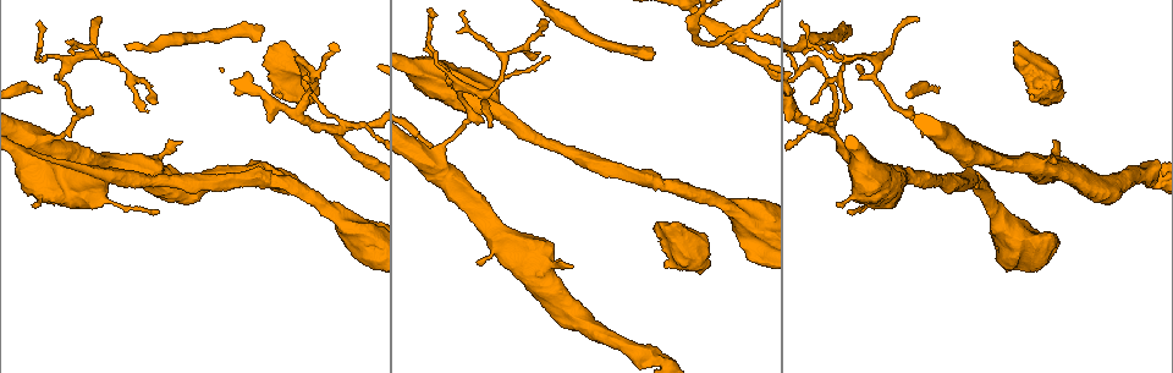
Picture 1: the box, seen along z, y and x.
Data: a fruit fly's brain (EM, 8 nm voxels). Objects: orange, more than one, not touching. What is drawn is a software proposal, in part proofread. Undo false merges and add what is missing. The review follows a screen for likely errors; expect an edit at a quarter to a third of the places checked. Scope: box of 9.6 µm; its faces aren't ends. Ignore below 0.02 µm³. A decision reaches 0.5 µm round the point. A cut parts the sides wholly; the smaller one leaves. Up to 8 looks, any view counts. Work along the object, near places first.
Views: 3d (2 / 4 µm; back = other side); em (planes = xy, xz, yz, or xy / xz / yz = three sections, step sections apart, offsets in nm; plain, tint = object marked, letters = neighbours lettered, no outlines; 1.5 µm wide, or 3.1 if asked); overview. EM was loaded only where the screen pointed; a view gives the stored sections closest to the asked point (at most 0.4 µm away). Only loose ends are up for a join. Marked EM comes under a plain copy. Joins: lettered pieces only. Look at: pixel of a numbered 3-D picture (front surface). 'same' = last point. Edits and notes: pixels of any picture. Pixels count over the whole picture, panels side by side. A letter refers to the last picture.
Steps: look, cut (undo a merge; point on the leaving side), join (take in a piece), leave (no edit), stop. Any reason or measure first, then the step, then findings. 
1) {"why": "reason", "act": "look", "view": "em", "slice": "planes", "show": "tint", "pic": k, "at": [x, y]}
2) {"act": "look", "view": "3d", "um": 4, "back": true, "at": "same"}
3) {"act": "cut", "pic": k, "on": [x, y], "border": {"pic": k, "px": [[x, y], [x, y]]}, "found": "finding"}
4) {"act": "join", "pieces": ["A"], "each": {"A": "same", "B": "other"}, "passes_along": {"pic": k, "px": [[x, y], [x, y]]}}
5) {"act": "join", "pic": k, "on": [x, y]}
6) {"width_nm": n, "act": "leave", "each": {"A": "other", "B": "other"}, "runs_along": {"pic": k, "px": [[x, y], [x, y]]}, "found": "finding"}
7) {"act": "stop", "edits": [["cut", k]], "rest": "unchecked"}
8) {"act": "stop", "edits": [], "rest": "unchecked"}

{"why": "an open end", "act": "look", "view": "em", "slice": "xz", "step": 4, "show": "tint", "pic": 1, "at": [847, 37]}

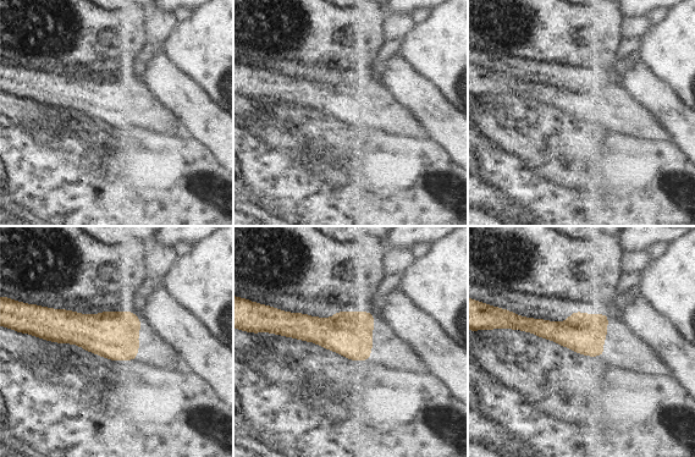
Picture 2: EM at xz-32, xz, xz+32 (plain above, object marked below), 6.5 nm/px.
{"act": "look", "view": "em", "slice": "planes", "show": "letters", "at": "same"}

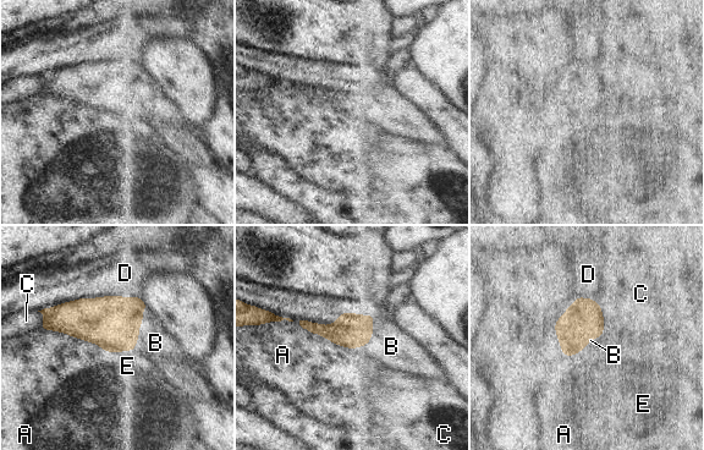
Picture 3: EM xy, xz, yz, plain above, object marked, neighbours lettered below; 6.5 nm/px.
{"width_nm": 240, "act": "join", "pieces": ["B"], "each": {"A": "other", "B": "same", "C": "other", "D": "other", "E": "other"}, "passes_along": {"pic": 3, "px": [[111, 322], [138, 329], [155, 343]]}, "found": "the neuron continues"}

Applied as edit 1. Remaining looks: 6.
{"why": "tapers out", "act": "look", "view": "3d", "um": 2, "pic": 1, "at": [843, 112]}

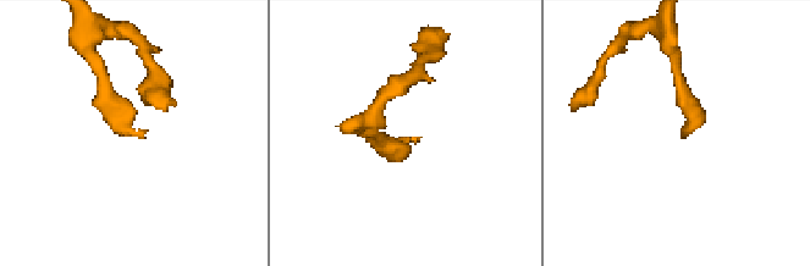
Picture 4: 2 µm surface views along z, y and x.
{"act": "look", "view": "em", "slice": "planes", "show": "tint", "pic": 4, "at": [414, 137]}

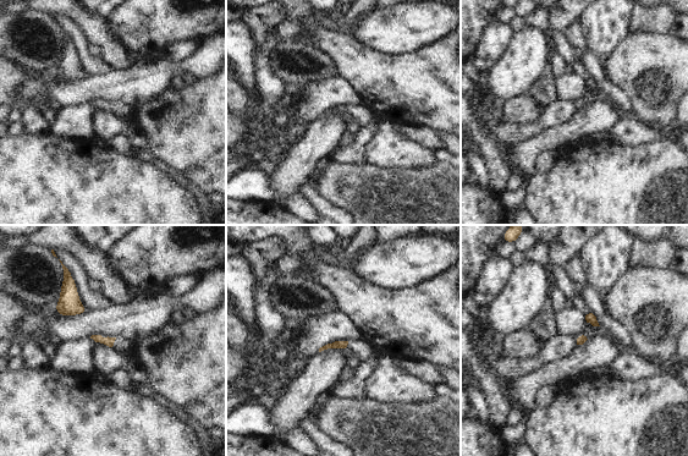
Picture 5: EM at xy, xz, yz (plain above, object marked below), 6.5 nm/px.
{"act": "look", "view": "em", "slice": "planes", "show": "letters", "at": "same"}

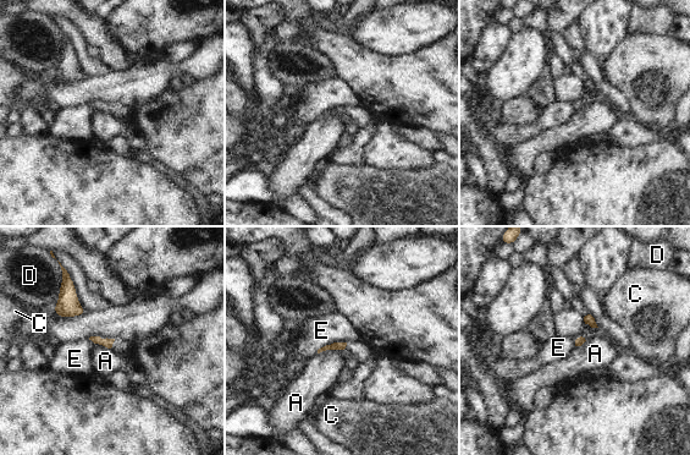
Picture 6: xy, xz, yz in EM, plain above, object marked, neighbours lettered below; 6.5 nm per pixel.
{"act": "leave", "each": {"A": "other", "C": "other", "D": "other", "E": "other"}, "border": {"pic": 6, "px": [[346, 341], [326, 344], [316, 352]]}, "found": "none of them fits"}

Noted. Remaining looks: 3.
{"act": "stop", "edits": [["join", 3]], "rest": "unchecked"}

